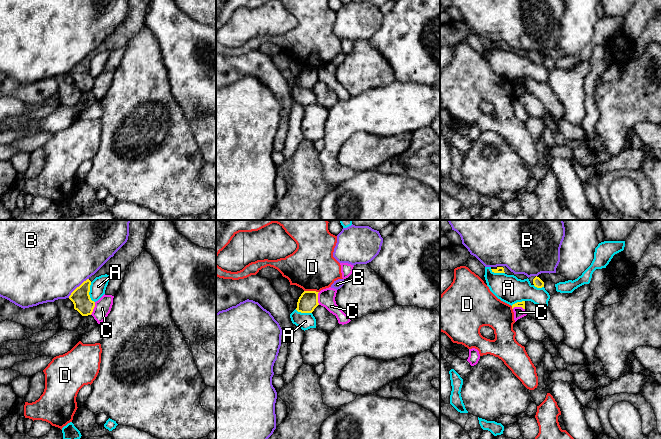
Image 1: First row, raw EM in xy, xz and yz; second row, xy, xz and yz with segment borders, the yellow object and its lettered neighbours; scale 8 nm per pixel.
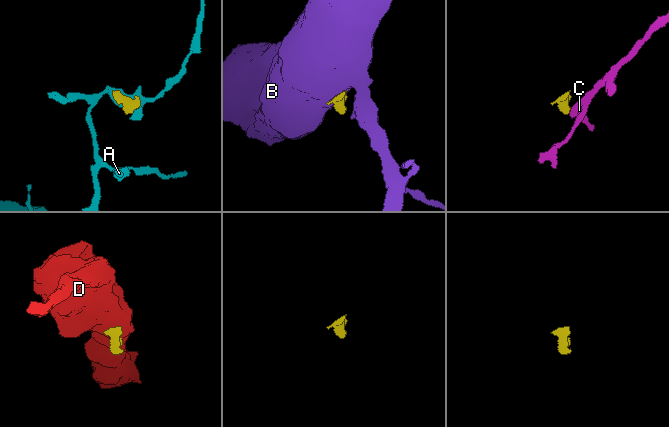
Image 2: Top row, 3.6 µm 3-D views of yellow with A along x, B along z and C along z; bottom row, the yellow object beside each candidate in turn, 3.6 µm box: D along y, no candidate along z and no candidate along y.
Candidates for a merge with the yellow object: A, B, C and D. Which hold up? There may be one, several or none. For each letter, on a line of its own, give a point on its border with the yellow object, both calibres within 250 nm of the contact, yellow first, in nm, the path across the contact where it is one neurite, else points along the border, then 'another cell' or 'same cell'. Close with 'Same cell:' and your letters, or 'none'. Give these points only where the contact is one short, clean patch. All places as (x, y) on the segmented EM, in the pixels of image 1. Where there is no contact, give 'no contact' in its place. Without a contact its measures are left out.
A: xy (89, 291) | 150/130 nm | another cell
B: xy (77, 287) | 150/500 nm | another cell
C: xy (93, 308) | 150/130 nm | along xy (95, 302), (93, 311), (90, 314) | another cell
D: xz (311, 291) | 160/380 nm | along xz (304, 290), (315, 290), (318, 292) | another cell
Same cell: none

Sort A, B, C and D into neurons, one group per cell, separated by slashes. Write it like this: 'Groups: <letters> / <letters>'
Groups: A / B / C / D

